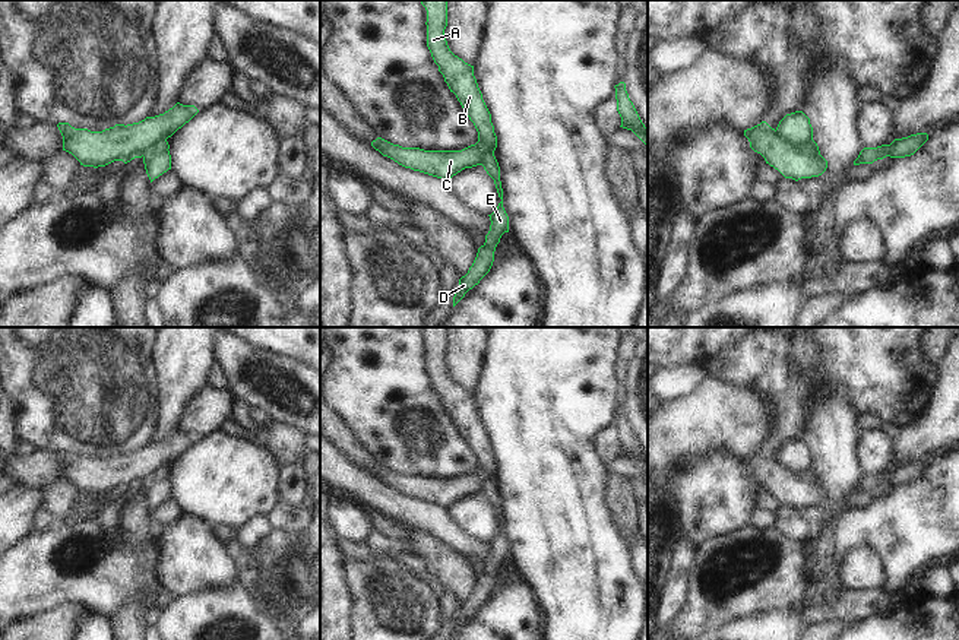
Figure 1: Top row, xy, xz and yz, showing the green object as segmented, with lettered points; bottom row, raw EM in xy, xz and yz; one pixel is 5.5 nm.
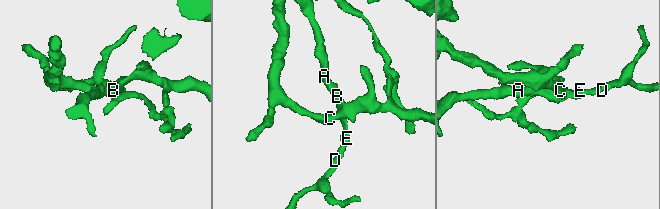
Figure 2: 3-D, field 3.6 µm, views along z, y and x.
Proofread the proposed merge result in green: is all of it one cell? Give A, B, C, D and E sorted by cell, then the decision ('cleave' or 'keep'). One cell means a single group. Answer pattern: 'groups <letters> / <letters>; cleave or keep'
groups A B D E / C; cleave

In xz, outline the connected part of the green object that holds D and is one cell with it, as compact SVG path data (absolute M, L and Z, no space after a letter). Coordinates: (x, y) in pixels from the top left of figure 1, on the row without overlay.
M421 327L427 338L427 374L431 380L439 399L443 402L450 419L460 430L463 438L474 450L478 459L478 468L485 471L490 482L481 487L481 492L494 507L501 529L497 536L488 542L491 552L485 563L485 570L478 576L477 584L468 601L459 606L455 618L453 634L490 599L494 589L494 579L504 560L509 560L509 544L503 535L503 516L500 508L500 494L494 484L497 463L491 450L491 441L482 427L474 403L474 393L455 383L446 368L444 357L447 354L447 327Z

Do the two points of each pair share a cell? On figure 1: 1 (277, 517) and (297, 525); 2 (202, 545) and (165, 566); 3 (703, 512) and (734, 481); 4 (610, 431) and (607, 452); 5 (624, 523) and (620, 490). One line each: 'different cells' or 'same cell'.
1: same cell
2: same cell
3: same cell
4: same cell
5: same cell

